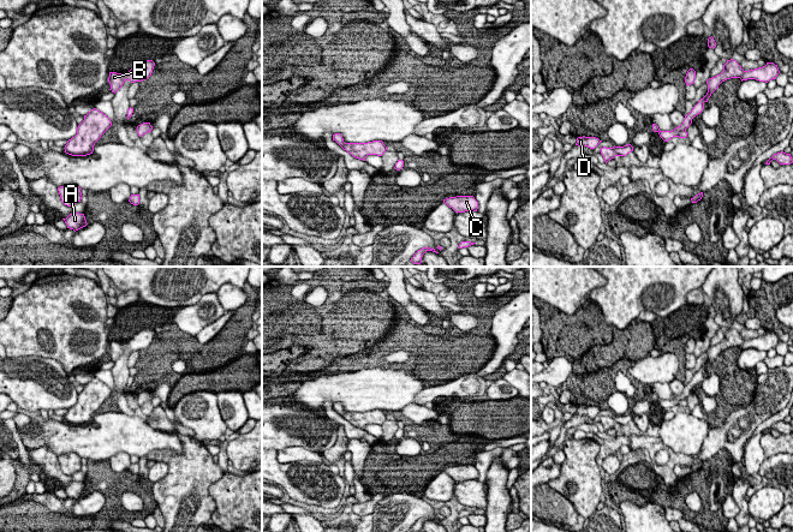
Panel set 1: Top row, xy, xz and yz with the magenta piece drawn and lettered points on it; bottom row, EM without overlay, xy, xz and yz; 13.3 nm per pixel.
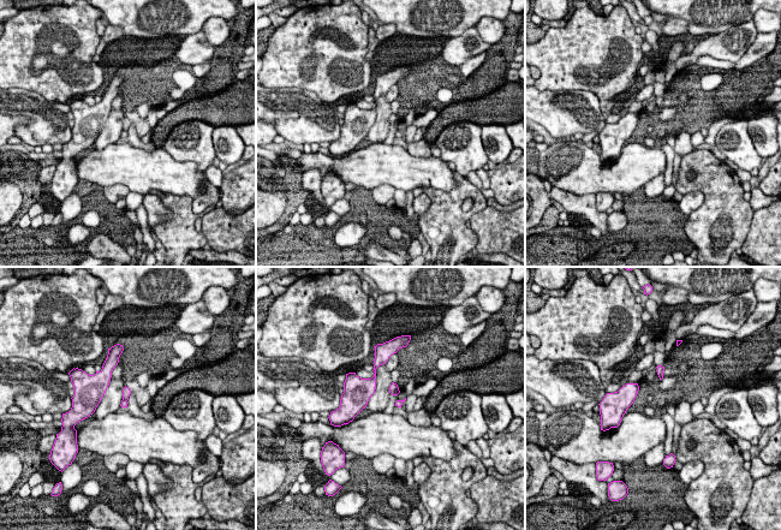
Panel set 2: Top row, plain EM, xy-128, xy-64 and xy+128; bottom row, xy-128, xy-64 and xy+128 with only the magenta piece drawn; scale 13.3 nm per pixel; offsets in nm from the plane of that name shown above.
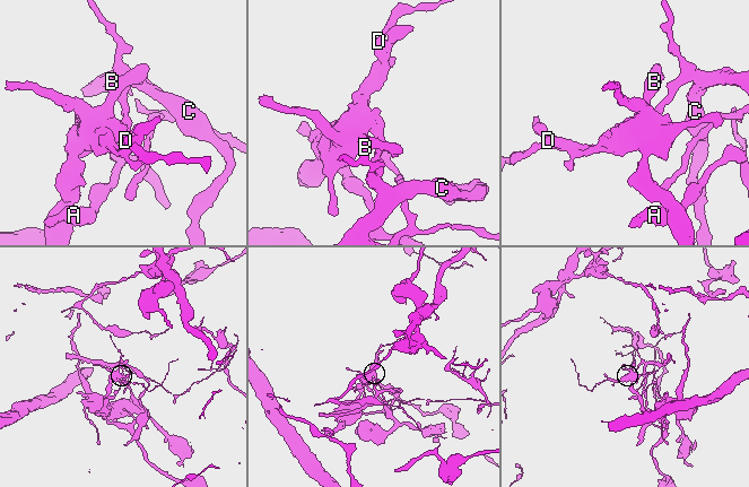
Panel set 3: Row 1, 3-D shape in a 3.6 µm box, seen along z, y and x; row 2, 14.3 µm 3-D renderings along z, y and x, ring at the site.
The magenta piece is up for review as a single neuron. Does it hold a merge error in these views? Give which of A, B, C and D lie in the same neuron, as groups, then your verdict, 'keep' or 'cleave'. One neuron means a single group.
A C / B D; cleave

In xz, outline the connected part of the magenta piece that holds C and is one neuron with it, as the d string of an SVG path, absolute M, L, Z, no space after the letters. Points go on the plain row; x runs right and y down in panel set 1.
M457 465L443 468L443 472L455 482L477 480L478 471L473 465Z

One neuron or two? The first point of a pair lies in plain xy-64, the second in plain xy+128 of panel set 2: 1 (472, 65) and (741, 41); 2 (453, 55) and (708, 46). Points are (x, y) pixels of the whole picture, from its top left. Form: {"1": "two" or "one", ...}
{"1": "two", "2": "one"}

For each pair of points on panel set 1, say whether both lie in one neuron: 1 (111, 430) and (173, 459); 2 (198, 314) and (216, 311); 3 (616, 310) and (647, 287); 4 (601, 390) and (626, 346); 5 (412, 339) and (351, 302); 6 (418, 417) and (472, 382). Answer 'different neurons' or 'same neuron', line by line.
1: different neurons
2: same neuron
3: same neuron
4: same neuron
5: same neuron
6: different neurons

